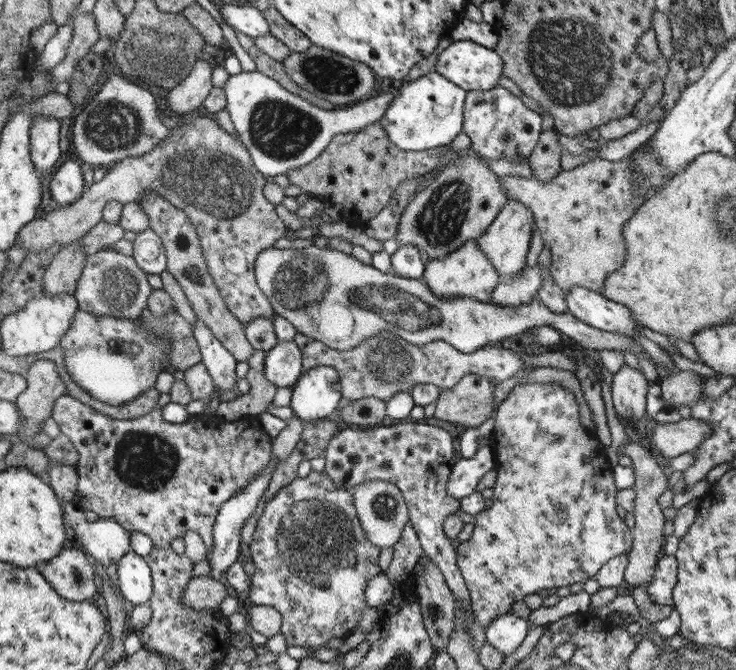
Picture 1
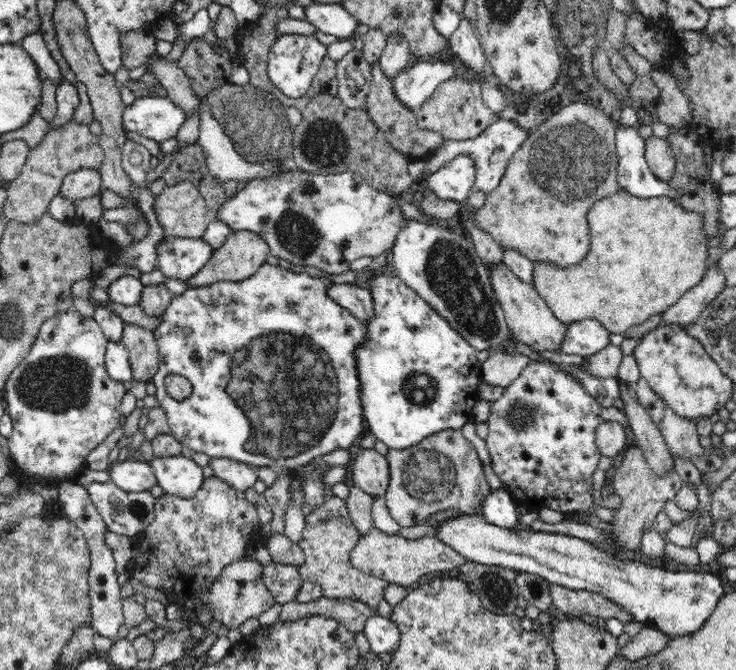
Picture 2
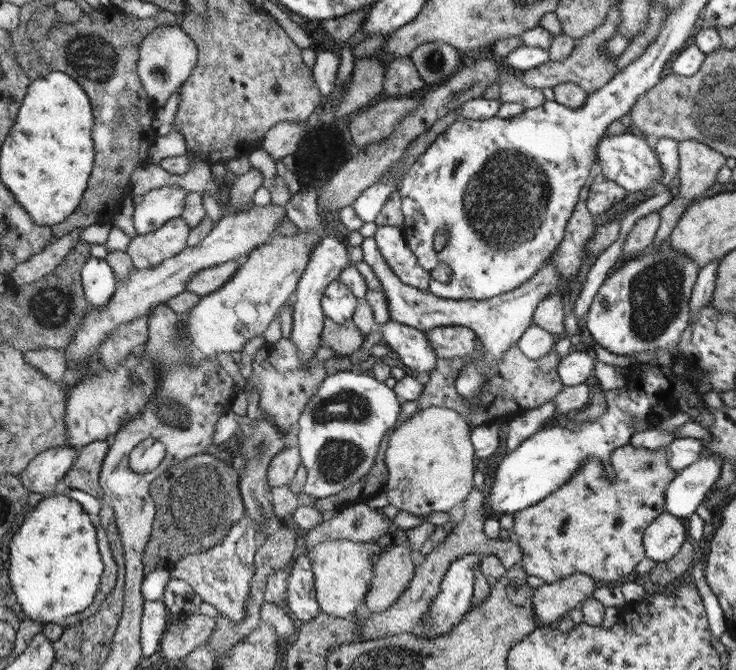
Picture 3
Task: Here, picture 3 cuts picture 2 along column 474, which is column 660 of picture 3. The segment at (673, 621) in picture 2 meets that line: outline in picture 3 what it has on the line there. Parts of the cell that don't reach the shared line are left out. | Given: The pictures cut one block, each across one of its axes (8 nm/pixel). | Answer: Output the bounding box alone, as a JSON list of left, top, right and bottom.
[643,514,685,562]

